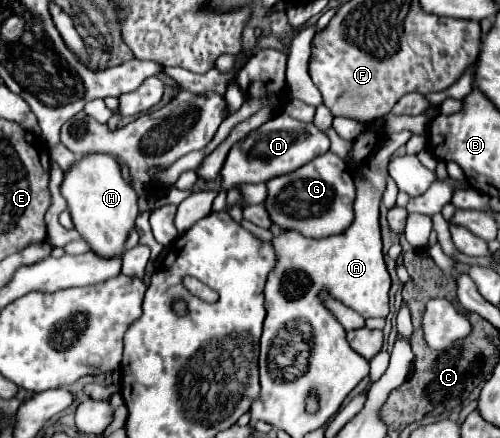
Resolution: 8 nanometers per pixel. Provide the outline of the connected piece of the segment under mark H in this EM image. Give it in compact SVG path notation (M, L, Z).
M98 152L84 154L64 174L60 192L68 202L74 228L82 234L82 238L96 254L108 258L124 252L124 242L128 238L128 232L134 228L134 218L138 216L138 196L130 182L124 178L122 166L114 156Z

